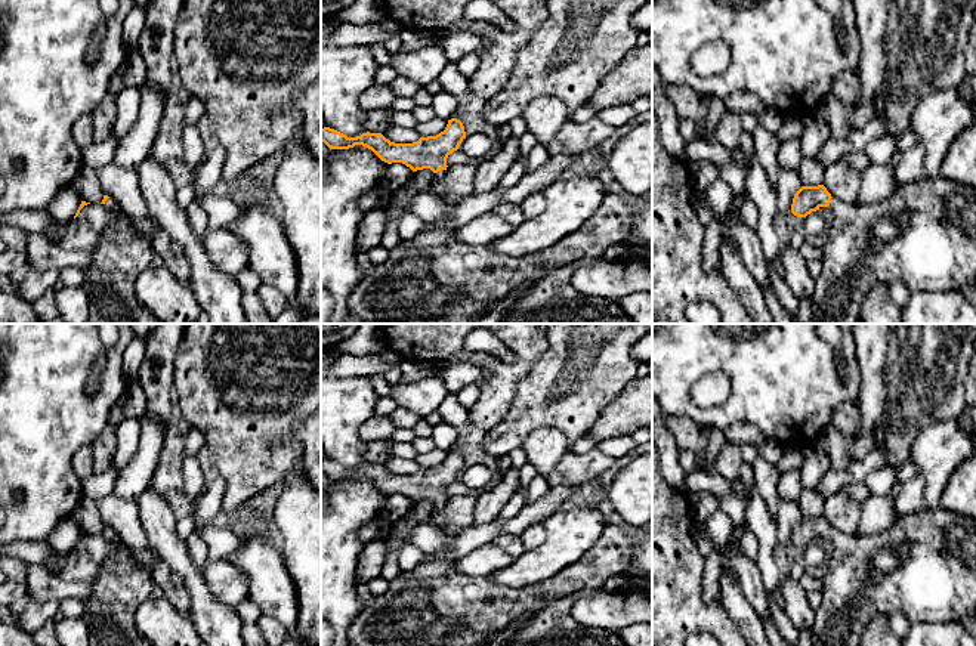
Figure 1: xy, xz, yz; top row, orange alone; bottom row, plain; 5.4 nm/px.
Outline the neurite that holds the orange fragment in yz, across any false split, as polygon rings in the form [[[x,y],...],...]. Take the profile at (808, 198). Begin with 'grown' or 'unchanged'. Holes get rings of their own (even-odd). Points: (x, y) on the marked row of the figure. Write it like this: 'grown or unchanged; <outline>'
grown; [[[941,174],[935,177],[924,176],[912,183],[898,186],[893,194],[884,201],[870,204],[841,203],[833,198],[824,185],[802,186],[793,198],[791,213],[797,217],[806,217],[807,214],[819,210],[821,207],[828,207],[833,211],[834,219],[828,231],[828,238],[821,245],[822,271],[815,279],[815,291],[810,297],[813,307],[810,324],[858,324],[861,318],[861,305],[865,299],[865,294],[875,282],[890,284],[893,281],[902,281],[911,293],[917,293],[960,290],[961,287],[969,287],[976,279],[976,189],[972,186],[952,182]]]

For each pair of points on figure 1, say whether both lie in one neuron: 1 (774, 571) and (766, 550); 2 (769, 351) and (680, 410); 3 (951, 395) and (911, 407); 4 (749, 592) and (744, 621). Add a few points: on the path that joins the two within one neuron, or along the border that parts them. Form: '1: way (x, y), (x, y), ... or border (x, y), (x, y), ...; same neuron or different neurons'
1: way (769, 566), (766, 555); same neuron
2: way (741, 351), (713, 351), (682, 382); same neuron
3: way (941, 395), (922, 396); same neuron
4: border (728, 571), (734, 574), (741, 594), (762, 618); different neurons

